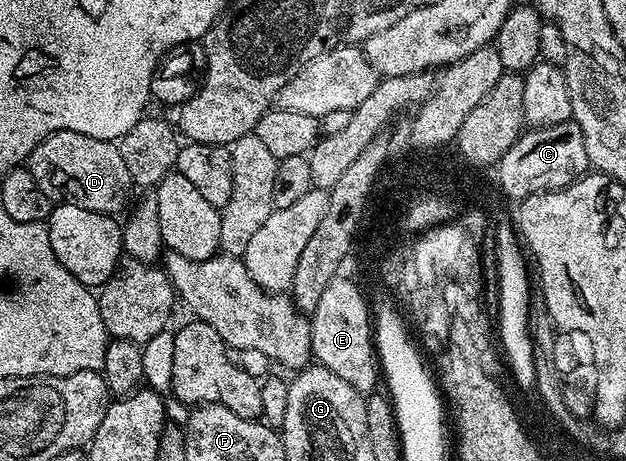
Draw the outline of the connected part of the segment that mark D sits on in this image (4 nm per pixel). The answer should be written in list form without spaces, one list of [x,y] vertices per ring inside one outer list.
[[[62,130],[48,134],[37,148],[33,148],[25,166],[31,171],[33,180],[37,180],[37,188],[55,204],[72,202],[93,212],[115,216],[123,205],[128,205],[127,197],[133,191],[129,168],[125,168],[125,160],[121,160],[118,145],[93,136],[81,136],[81,132]]]

